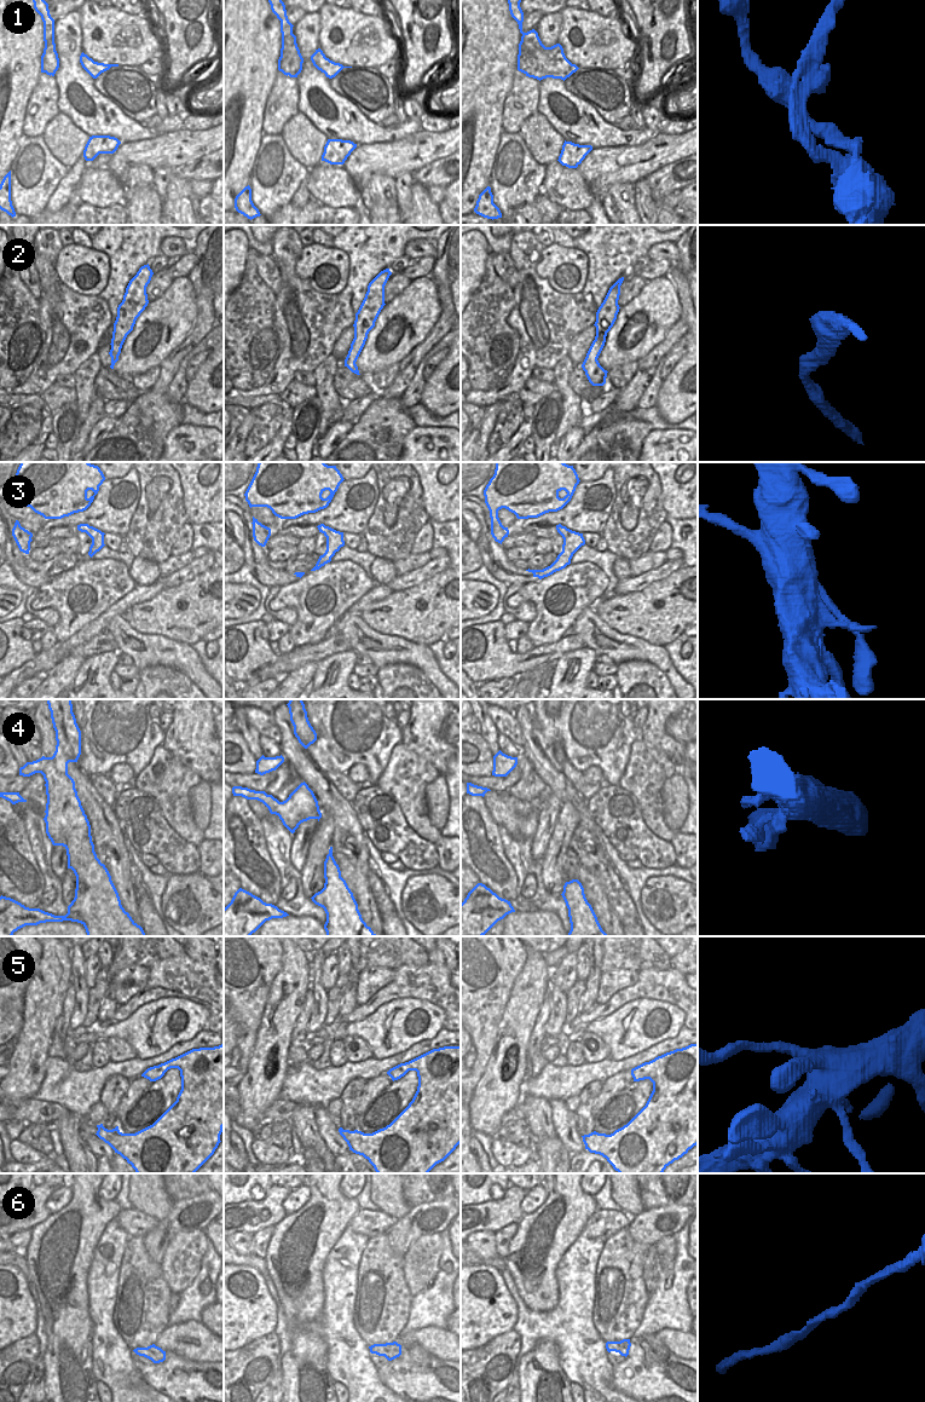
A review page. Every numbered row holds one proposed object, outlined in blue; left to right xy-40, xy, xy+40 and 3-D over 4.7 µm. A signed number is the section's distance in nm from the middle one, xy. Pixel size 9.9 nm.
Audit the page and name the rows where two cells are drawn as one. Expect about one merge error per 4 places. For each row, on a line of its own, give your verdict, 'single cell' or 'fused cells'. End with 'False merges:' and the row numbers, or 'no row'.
1: fused cells
2: single cell
3: fused cells
4: single cell
5: single cell
6: single cell
False merges: 1, 3

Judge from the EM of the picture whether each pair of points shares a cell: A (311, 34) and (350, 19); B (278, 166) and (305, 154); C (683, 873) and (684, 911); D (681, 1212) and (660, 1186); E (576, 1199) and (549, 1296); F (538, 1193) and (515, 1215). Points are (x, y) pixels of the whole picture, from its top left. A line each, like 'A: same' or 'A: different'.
A: different
B: different
C: different
D: different
E: same
F: different

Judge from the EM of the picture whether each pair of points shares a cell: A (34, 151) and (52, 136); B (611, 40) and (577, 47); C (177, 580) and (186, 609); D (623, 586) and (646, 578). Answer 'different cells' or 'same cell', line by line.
A: different cells
B: same cell
C: different cells
D: same cell

